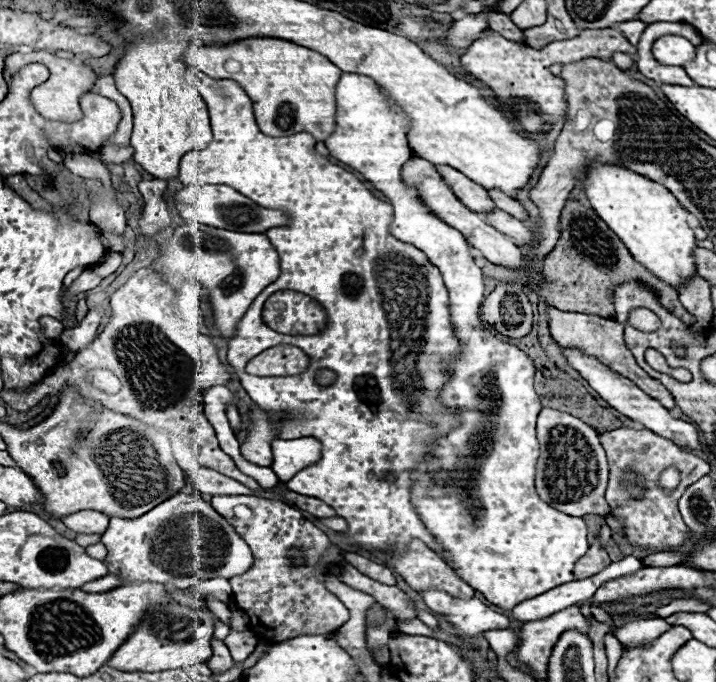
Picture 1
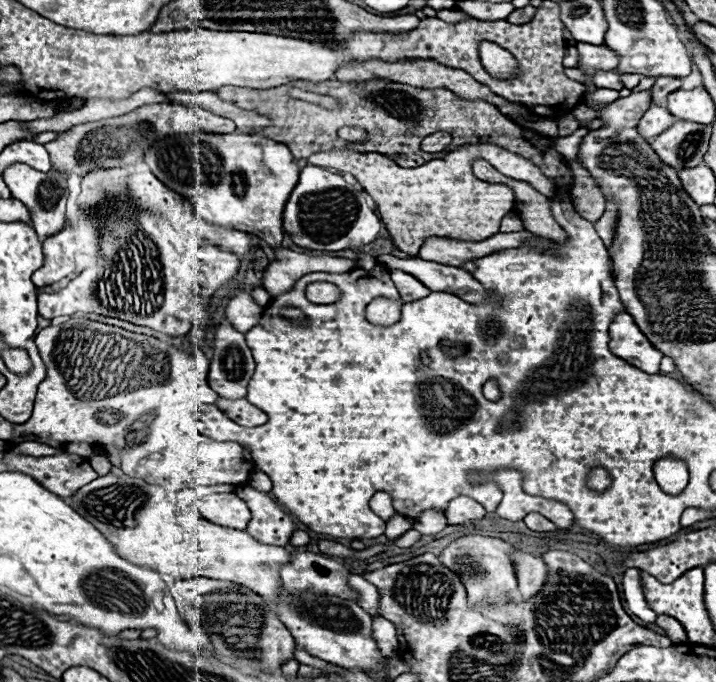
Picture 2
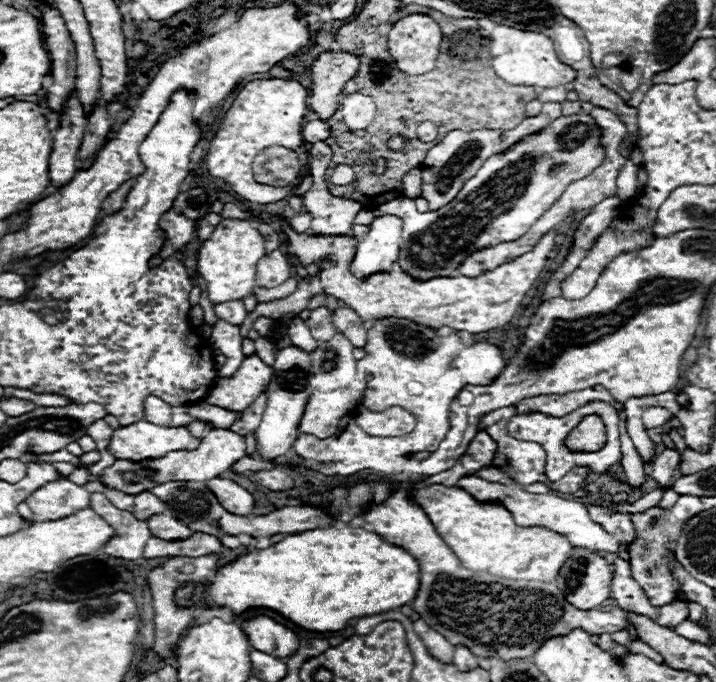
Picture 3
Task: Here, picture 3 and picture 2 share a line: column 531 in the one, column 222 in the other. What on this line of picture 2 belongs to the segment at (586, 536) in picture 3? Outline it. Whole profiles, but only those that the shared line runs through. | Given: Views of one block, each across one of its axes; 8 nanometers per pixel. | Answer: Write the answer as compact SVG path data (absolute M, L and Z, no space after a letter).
M210 494L194 502L192 508L206 520L226 528L246 528L252 518L246 502L236 494Z

